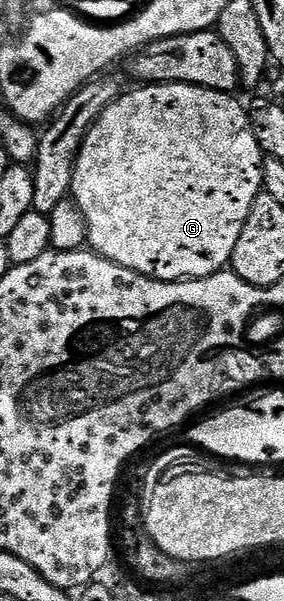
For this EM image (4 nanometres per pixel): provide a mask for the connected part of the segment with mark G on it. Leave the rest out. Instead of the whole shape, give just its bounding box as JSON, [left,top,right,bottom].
[71,84,263,280]

